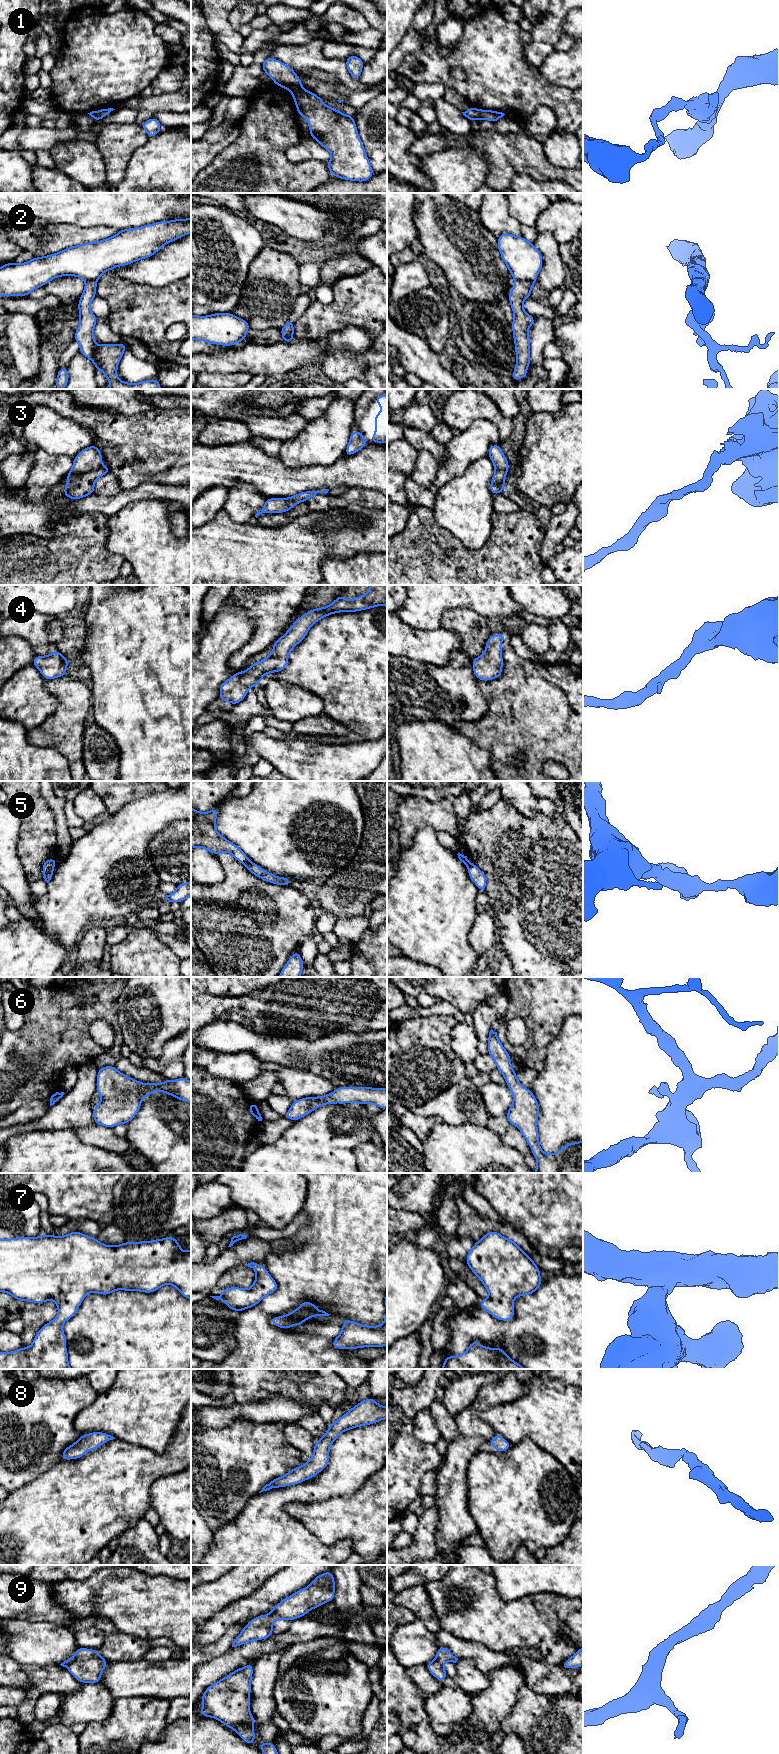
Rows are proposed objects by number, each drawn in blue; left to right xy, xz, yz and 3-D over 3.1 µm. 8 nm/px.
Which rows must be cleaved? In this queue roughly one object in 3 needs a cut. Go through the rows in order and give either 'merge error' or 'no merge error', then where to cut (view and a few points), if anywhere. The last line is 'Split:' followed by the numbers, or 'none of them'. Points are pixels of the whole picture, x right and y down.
1: merge error | xz (301, 87), (292, 92)
2: merge error | yz (515, 278), (529, 280), (534, 284)
3: no merge error | no cut
4: no merge error | no cut
5: merge error | xy (54, 865), (44, 875)
6: no merge error | no cut
7: no merge error | no cut
8: no merge error | no cut
9: no merge error | no cut
Split: 1, 2, 5

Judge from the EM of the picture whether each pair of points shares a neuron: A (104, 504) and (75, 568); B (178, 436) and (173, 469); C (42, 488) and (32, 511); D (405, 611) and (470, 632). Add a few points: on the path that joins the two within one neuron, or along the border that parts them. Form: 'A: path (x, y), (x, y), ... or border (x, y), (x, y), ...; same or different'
A: border (79, 513), (102, 512), (108, 517); different
B: path (178, 444), (173, 451), (173, 461); same
C: border (24, 485), (33, 501), (40, 501), (54, 486); different
D: border (459, 608), (447, 609), (442, 615), (440, 626); different

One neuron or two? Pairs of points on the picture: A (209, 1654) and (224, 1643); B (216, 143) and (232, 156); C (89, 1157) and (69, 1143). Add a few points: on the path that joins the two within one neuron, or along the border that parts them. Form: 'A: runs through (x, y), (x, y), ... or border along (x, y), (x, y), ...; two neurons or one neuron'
A: runs through (213, 1650), (220, 1647); one neuron
B: border along (239, 131), (239, 135), (208, 166); two neurons
C: runs through (84, 1157), (74, 1148); one neuron

